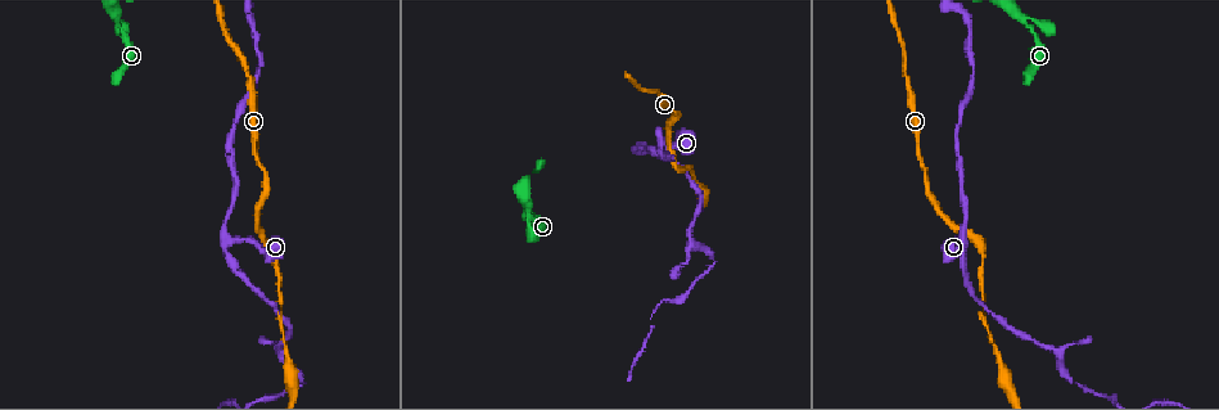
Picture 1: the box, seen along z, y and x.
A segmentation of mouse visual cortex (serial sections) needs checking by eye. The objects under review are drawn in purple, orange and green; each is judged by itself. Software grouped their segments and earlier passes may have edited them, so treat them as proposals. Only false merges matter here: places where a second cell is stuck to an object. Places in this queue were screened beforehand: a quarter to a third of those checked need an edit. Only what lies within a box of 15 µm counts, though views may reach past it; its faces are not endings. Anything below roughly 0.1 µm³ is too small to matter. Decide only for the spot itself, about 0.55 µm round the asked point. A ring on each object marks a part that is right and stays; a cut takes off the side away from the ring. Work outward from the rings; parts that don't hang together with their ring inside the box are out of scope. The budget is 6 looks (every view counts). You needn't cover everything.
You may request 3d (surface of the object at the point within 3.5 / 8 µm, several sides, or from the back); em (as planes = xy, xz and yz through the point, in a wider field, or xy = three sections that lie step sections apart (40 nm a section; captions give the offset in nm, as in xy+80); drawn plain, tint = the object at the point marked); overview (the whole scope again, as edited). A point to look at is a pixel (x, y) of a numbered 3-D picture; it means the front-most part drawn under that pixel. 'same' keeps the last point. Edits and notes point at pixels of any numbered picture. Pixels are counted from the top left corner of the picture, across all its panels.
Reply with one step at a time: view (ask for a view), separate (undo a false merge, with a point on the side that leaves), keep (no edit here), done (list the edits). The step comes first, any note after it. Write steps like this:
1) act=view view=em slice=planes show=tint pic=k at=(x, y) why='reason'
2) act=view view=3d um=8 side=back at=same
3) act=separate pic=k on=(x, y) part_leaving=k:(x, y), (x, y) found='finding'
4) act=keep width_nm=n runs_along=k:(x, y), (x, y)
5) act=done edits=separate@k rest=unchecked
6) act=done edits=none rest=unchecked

act=view view=3d um=3.5 pic=1 at=(958, 238)

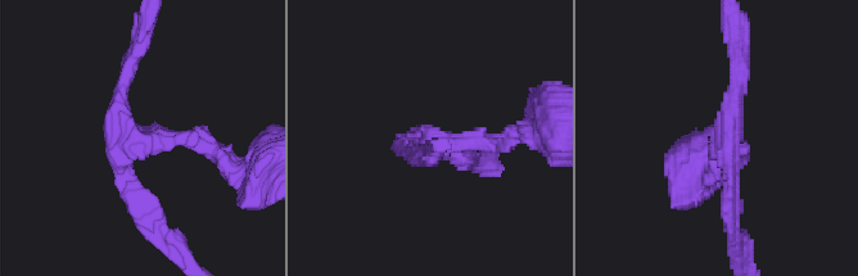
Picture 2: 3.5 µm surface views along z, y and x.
act=view view=em slice=planes show=tint pic=2 at=(132, 140) arms=3 arm_widths_nm=200,200,250 why='shape alone is not enough'

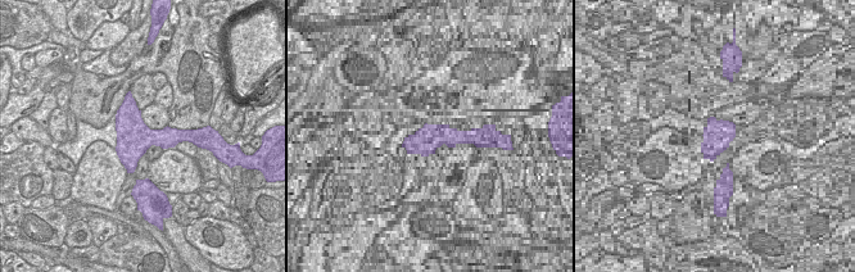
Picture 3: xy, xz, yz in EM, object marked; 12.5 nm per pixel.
act=keep found='one cell here'

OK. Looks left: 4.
act=view view=3d um=3.5 pic=1 at=(713, 260) why='sharp bend'

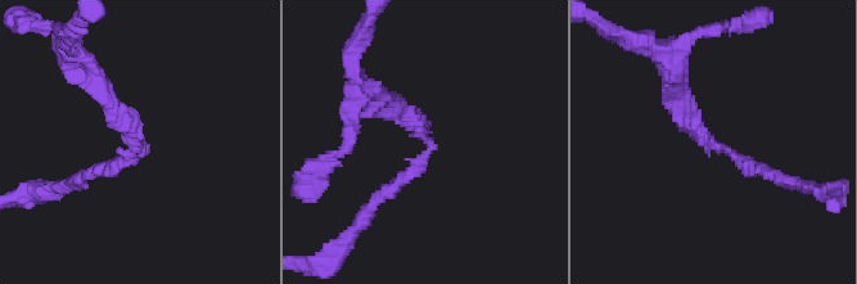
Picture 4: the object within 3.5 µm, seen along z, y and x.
act=view view=em slice=xy step=1 show=tint pic=4 at=(717, 143) arm_widths_nm=200,250

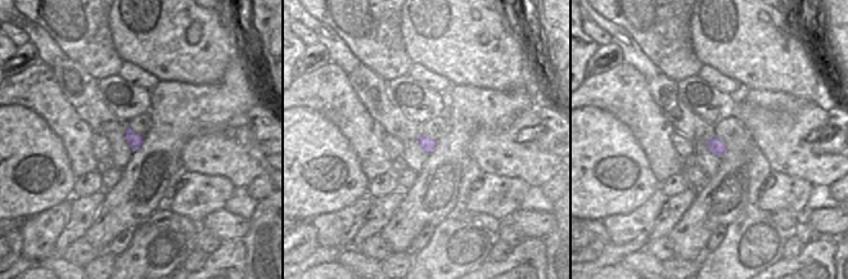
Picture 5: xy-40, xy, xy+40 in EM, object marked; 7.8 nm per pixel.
act=keep runs_along=4:(673, 89), (706, 140), (772, 172) found='continuous, no second cell'

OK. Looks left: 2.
act=view view=3d um=3.5 side=back pic=1 at=(280, 307) why='narrows sharply'

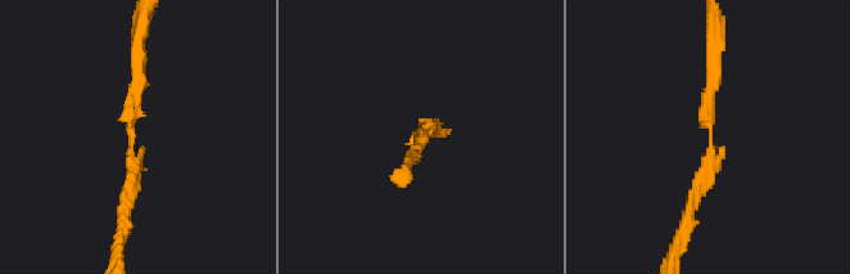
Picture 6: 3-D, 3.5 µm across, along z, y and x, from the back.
act=separate pic=6 on=(401, 175) arm_widths_nm=150,200 part_leaving=6:(709, 136), (713, 161), (673, 252) found='a second cell is stuck on'

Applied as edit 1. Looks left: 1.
act=done edits=separate@6 rest=unchecked

